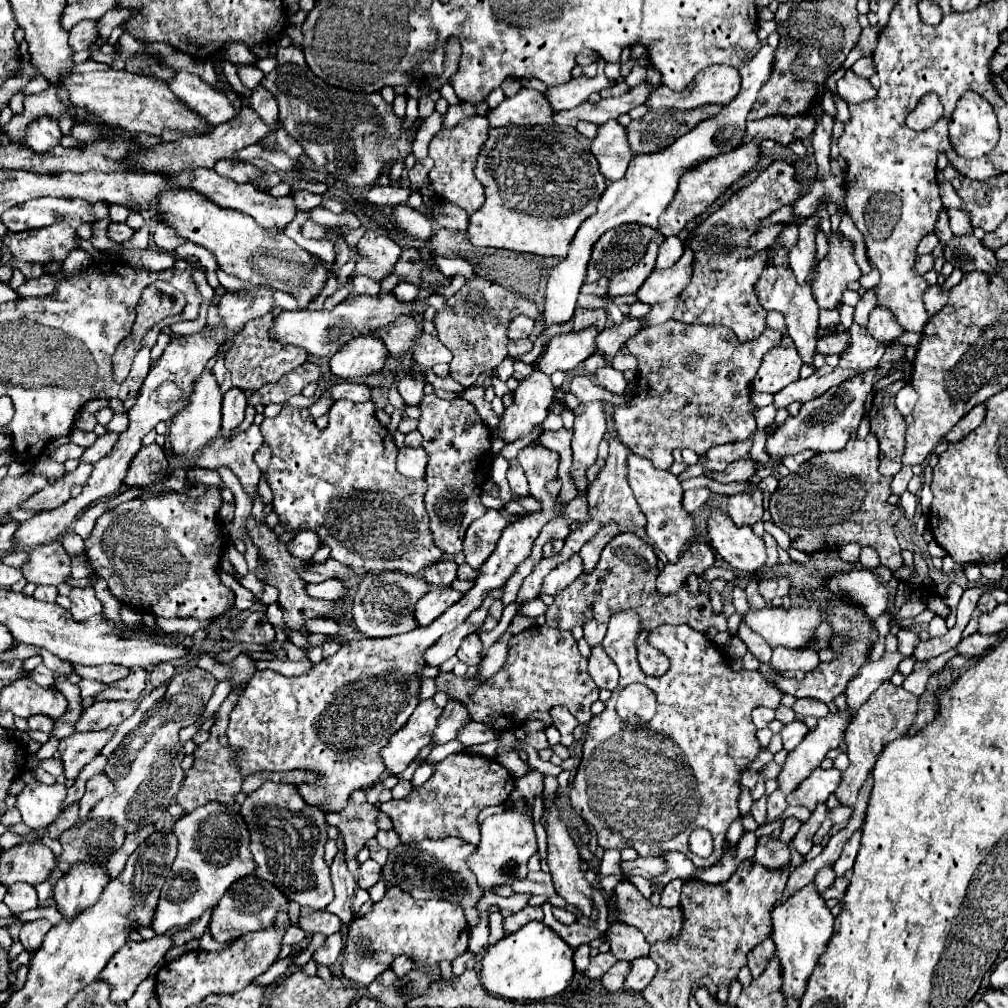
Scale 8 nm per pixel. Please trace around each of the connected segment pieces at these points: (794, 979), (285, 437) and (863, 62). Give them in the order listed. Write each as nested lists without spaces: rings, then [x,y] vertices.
[[[814,883],[806,885],[798,893],[794,893],[784,905],[776,907],[772,911],[772,939],[776,943],[776,957],[780,959],[780,969],[782,969],[782,987],[780,991],[786,997],[802,999],[806,991],[808,977],[812,975],[816,961],[826,949],[826,943],[830,941],[834,933],[834,917],[830,909],[826,907],[824,899],[816,893]]]
[[[336,401],[328,411],[328,427],[318,429],[308,409],[284,407],[276,417],[262,421],[264,443],[272,447],[272,461],[266,473],[274,493],[274,511],[288,529],[314,529],[322,543],[328,543],[330,557],[352,567],[356,573],[366,571],[400,571],[420,575],[422,569],[444,559],[444,553],[432,541],[428,513],[424,509],[424,479],[408,479],[396,473],[398,447],[390,431],[376,419],[372,401],[352,403]]]
[[[863,56],[857,60],[851,69],[859,76],[869,79],[874,73],[874,63],[871,57]]]

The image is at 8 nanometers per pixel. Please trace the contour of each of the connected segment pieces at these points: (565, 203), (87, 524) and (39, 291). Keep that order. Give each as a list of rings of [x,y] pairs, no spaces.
[[[506,125],[490,129],[490,137],[478,155],[474,173],[486,189],[486,203],[470,217],[470,241],[478,247],[502,247],[522,253],[538,253],[544,257],[566,257],[576,229],[584,219],[596,213],[596,205],[610,183],[600,173],[600,165],[590,153],[586,137],[580,133],[564,133],[558,127]]]
[[[98,501],[98,503],[92,505],[90,509],[86,509],[86,511],[78,517],[78,521],[74,523],[74,531],[76,531],[82,539],[88,539],[90,533],[92,533],[92,529],[94,529],[94,525],[96,525],[96,519],[98,519],[100,513],[104,513],[106,509],[108,509],[108,501]]]
[[[42,275],[38,279],[28,279],[24,285],[16,289],[18,297],[32,297],[32,295],[52,295],[56,291],[58,281],[50,275]]]

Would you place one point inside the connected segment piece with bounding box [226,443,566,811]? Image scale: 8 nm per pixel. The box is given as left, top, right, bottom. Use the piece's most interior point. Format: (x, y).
(334, 720)

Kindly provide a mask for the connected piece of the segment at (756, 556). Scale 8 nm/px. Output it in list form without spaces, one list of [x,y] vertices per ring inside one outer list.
[[[714,511],[708,517],[708,533],[712,547],[734,569],[742,573],[754,573],[766,565],[764,539],[754,535],[752,527],[738,527],[728,515]]]

